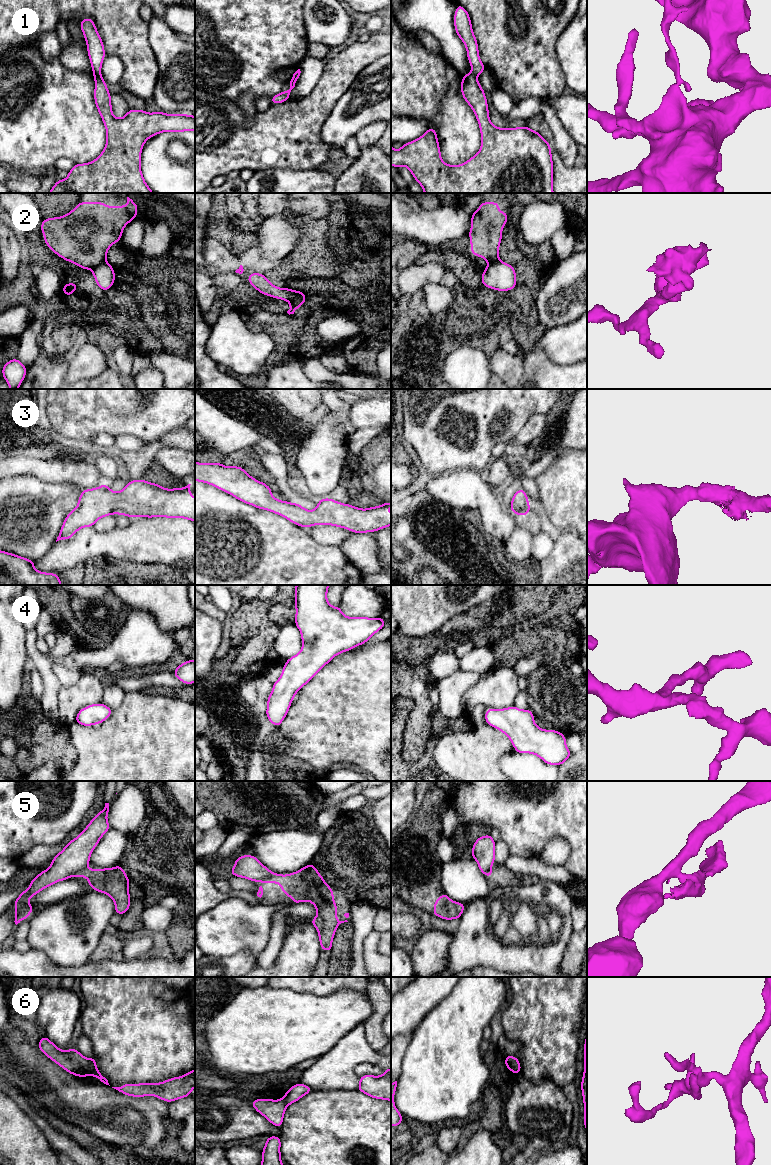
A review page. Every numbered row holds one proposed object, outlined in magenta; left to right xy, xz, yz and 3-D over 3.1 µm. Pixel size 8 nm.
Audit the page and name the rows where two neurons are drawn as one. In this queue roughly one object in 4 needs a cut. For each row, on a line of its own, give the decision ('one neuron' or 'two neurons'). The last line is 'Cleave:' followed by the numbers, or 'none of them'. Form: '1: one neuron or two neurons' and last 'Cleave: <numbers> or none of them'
1: two neurons
2: two neurons
3: one neuron
4: one neuron
5: two neurons
6: two neurons
Cleave: 1, 2, 5, 6

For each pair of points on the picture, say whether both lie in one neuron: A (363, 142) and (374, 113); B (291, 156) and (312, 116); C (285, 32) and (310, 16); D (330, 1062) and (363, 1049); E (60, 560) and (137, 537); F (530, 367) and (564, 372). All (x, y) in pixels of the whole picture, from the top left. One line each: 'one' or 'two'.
A: two
B: one
C: two
D: one
E: one
F: one

